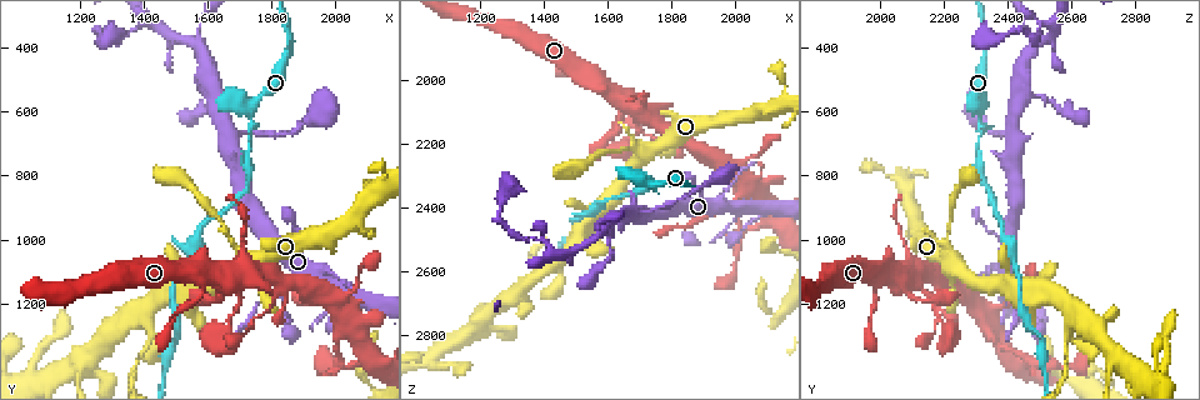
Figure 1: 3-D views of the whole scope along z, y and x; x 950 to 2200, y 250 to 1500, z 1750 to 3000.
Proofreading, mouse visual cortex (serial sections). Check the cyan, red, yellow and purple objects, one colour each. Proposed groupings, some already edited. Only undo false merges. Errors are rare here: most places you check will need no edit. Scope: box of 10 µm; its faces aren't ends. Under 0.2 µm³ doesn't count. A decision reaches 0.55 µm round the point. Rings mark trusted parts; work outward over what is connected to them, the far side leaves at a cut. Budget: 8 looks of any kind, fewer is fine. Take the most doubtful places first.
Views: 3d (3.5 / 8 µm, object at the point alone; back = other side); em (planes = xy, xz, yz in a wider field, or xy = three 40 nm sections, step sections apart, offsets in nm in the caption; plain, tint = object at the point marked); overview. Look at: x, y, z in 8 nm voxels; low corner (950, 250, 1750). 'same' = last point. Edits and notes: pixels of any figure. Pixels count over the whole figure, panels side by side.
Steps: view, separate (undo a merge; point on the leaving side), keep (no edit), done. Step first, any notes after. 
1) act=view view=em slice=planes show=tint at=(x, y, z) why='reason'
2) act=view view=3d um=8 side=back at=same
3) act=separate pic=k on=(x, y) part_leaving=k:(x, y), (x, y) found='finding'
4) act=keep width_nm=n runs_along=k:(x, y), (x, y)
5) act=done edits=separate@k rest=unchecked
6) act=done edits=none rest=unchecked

act=view view=3d um=3.5 at=(1660, 720, 2410) why='sharp bend'

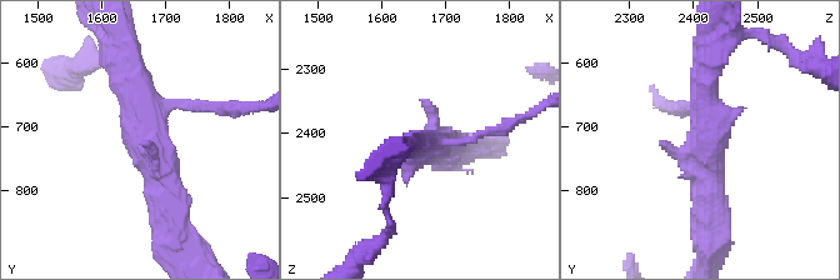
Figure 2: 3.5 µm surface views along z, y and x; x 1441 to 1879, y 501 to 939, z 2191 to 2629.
act=view view=em slice=xy step=5 show=tint at=(1660, 715, 2420) arms=3 arm_widths_nm=100,300,400

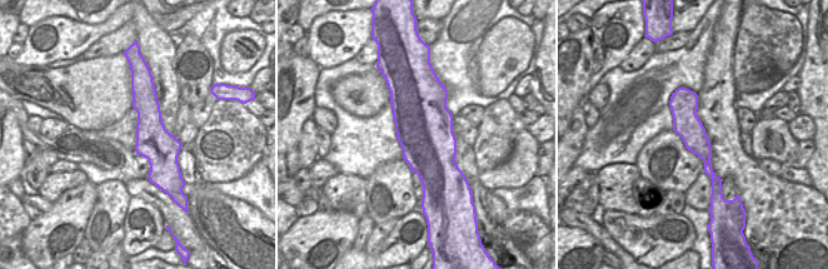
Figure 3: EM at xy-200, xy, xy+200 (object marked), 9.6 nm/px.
act=keep found='one cell here'

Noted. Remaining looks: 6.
act=view view=3d um=3.5 at=(1580, 400, 2490) why='sudden change in width'

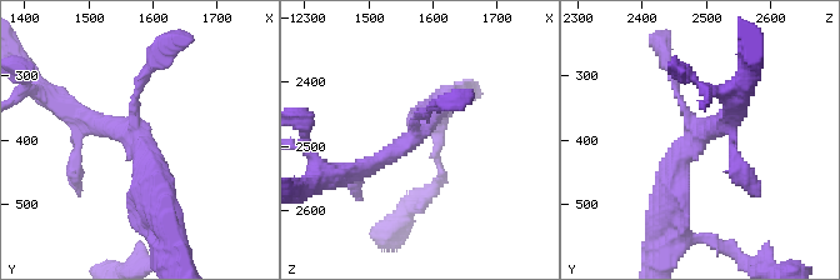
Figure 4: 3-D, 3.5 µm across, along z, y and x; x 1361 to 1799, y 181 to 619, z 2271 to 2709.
act=view view=em slice=xy step=2 show=tint at=(1575, 400, 2485)

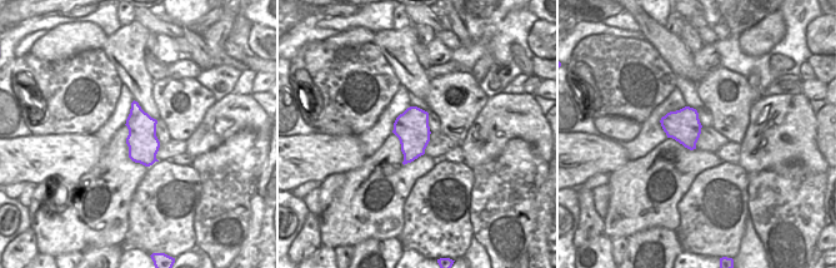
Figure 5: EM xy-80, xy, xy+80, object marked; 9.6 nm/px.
act=keep width_nm=320 runs_along=4:(156, 206), (141, 141), (69, 115) found='one cell here'

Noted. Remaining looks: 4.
act=view view=3d um=3.5 at=(1660, 1270, 2210) why='calibre changes'

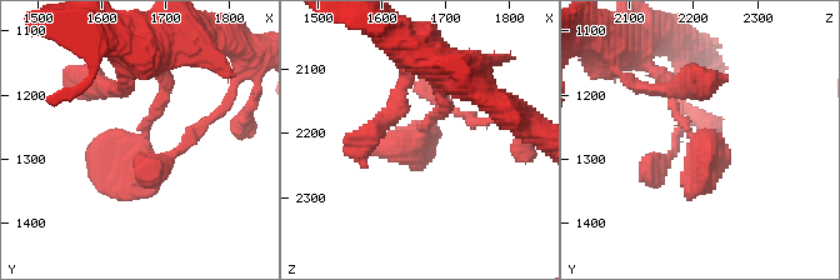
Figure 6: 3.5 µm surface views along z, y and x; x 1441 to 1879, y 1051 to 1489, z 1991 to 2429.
act=view view=em slice=xy step=2 show=tint at=(1670, 1270, 2200)

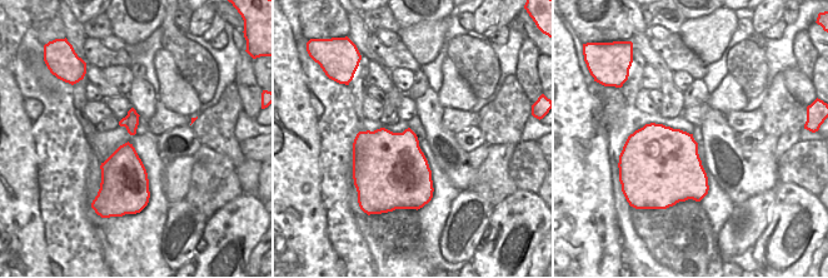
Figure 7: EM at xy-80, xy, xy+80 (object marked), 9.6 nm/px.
act=view view=em slice=xy step=5 show=tint at=same

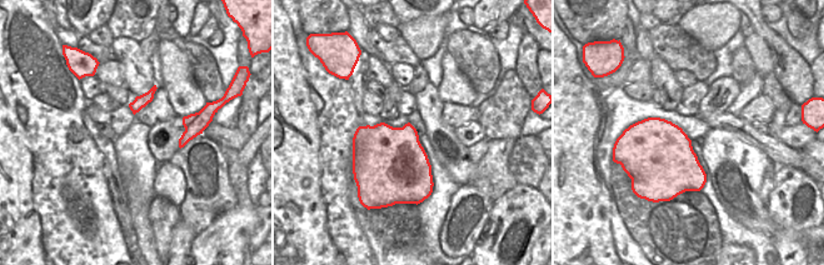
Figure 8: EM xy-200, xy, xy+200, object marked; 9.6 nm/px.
act=keep runs_along=6:(159, 73), (168, 88), (133, 149), (121, 199) found='all the same cell'

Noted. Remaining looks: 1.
act=done edits=none rest=unchecked

